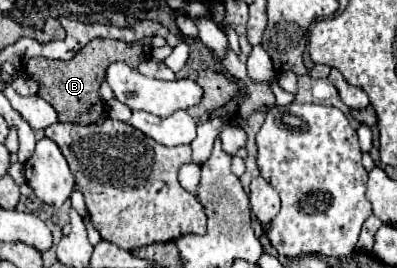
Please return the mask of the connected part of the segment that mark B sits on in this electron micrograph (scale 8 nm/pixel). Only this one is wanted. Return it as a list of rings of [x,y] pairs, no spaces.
[[[94,39],[70,61],[54,61],[46,57],[32,57],[26,63],[26,75],[34,81],[40,81],[42,91],[38,93],[44,101],[48,101],[62,123],[78,123],[78,125],[92,125],[98,123],[104,115],[104,101],[98,95],[98,87],[104,81],[104,69],[114,61],[124,61],[130,67],[138,67],[142,61],[150,59],[152,47],[148,39],[136,43],[124,43],[116,39]]]

